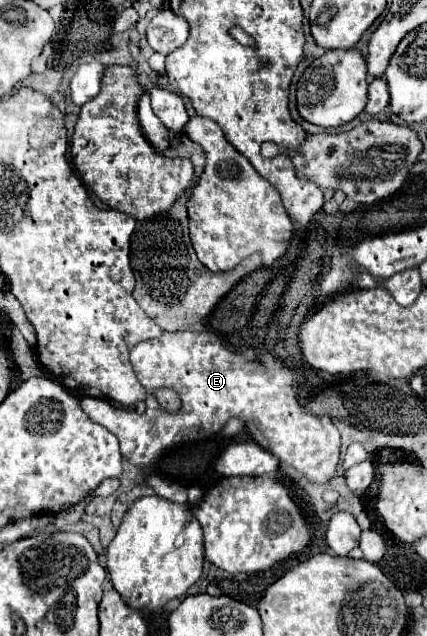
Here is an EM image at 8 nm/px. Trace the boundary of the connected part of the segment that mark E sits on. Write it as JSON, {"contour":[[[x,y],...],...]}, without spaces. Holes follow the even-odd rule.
{"contour":[[[186,330],[186,332],[164,332],[160,338],[152,338],[136,344],[130,350],[130,364],[134,368],[138,382],[148,392],[144,400],[146,402],[144,414],[138,414],[136,410],[130,410],[130,408],[116,408],[108,400],[98,400],[98,398],[82,398],[82,410],[88,414],[90,420],[102,424],[118,438],[120,452],[132,466],[146,470],[154,466],[166,454],[166,450],[184,442],[196,442],[196,440],[206,440],[210,436],[216,436],[230,418],[240,418],[246,424],[250,436],[264,450],[272,452],[280,462],[296,468],[310,482],[328,486],[330,480],[336,476],[336,468],[340,460],[338,428],[334,426],[330,416],[314,416],[304,406],[300,406],[294,394],[294,370],[272,352],[266,352],[262,360],[258,358],[248,360],[242,352],[230,350],[224,344],[224,340],[214,332]],[[160,388],[170,388],[180,396],[180,402],[182,402],[180,410],[172,414],[160,406],[158,398],[154,396],[154,392]]]}

